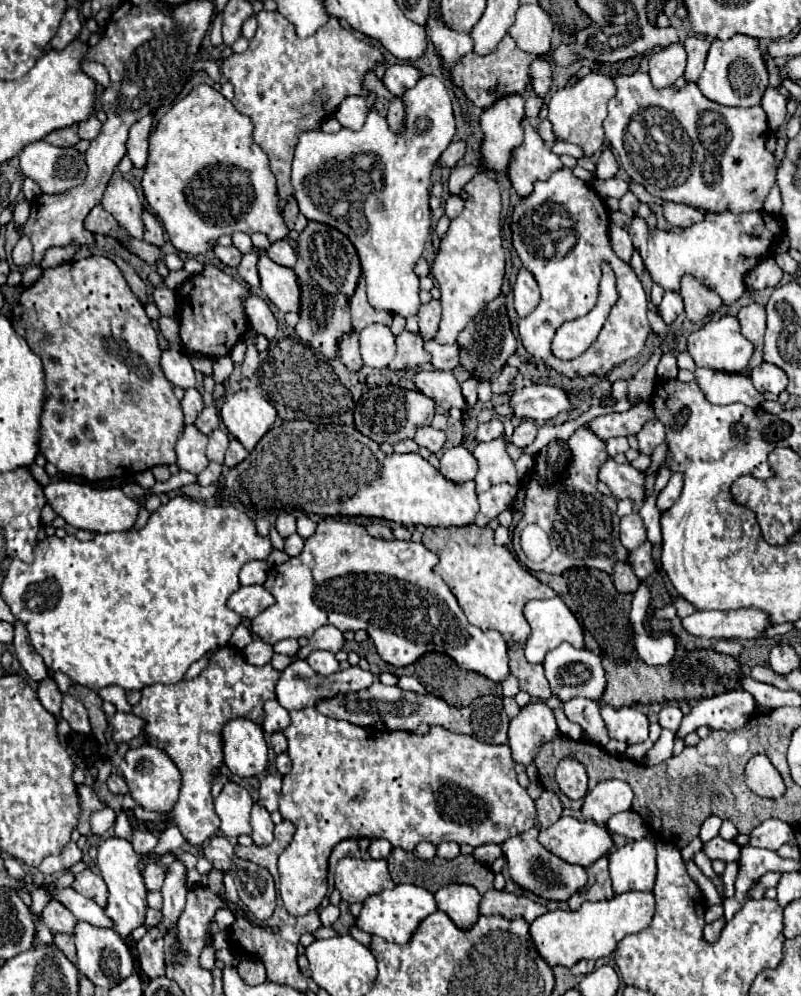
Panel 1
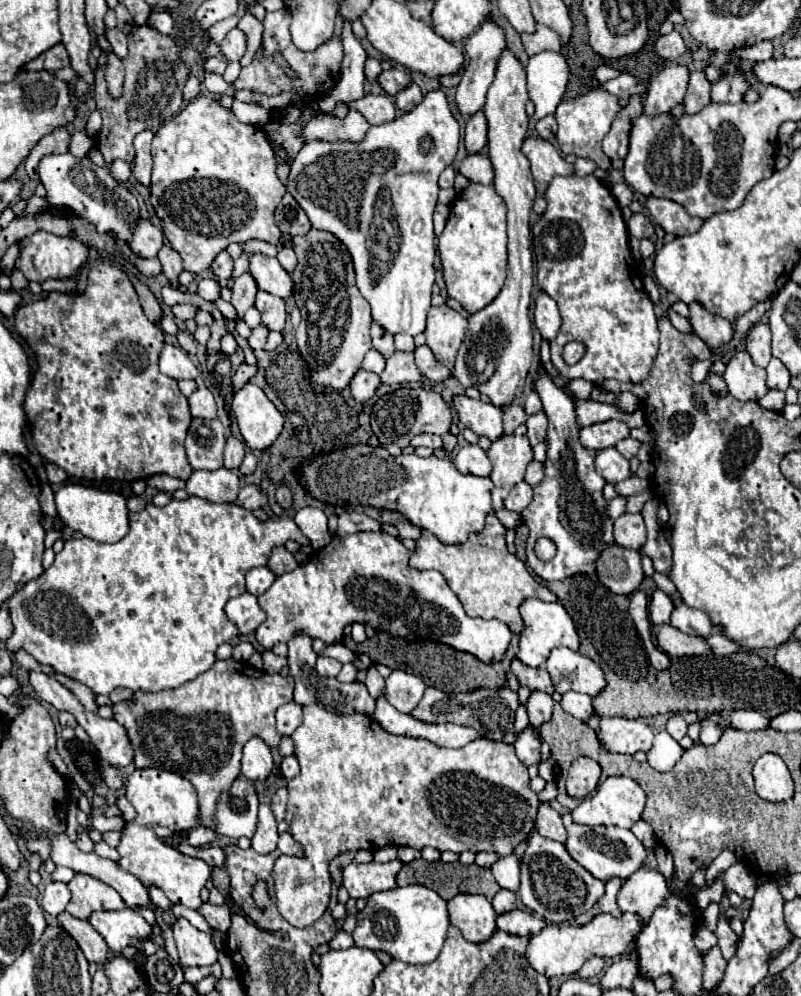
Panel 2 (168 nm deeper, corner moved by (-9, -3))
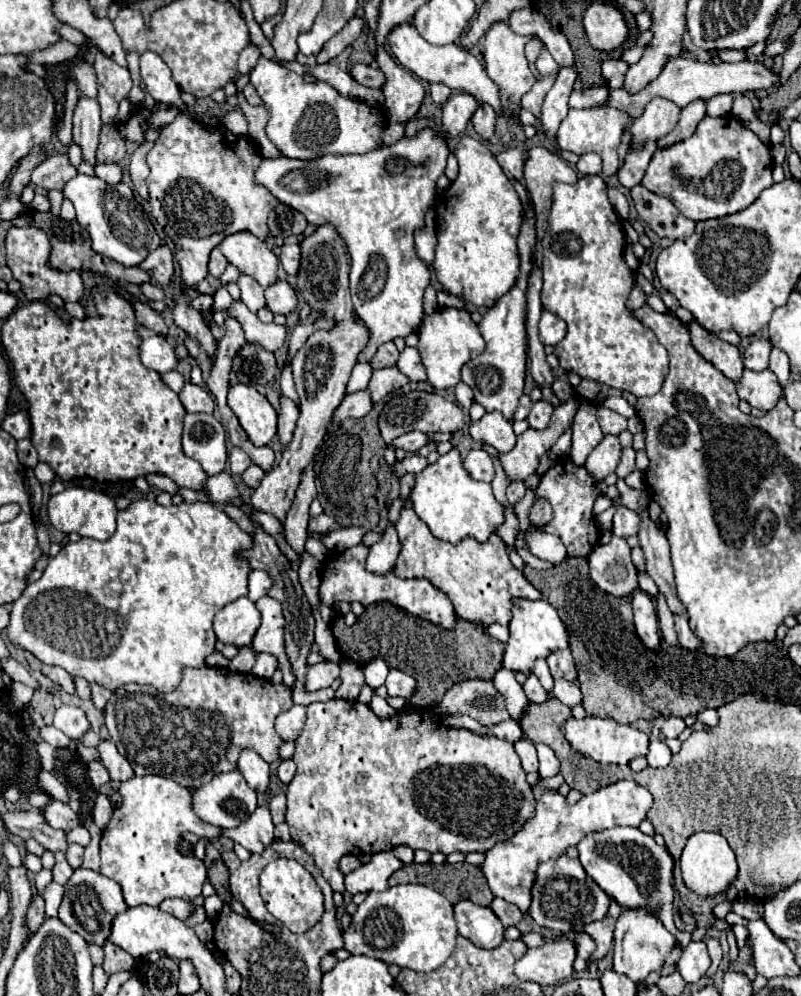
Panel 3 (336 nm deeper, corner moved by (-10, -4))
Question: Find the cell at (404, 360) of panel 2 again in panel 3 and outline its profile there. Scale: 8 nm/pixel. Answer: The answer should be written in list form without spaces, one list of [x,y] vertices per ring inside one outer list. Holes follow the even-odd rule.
[[[393,366],[393,368],[375,370],[375,372],[373,372],[373,378],[371,378],[369,386],[367,386],[367,390],[371,392],[373,402],[377,402],[377,400],[381,400],[383,396],[387,396],[389,392],[393,392],[393,390],[397,390],[397,388],[403,388],[403,386],[407,386],[407,384],[409,384],[409,378],[407,378],[397,366]]]

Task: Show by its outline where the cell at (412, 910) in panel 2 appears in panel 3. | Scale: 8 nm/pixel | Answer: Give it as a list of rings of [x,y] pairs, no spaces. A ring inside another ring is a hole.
[[[399,884],[387,888],[385,892],[369,892],[363,904],[359,904],[357,912],[353,914],[353,922],[349,930],[343,932],[343,938],[345,950],[349,954],[365,954],[383,960],[385,964],[397,964],[401,968],[411,968],[417,972],[431,972],[451,956],[455,946],[457,926],[453,920],[453,904],[433,888],[421,884]]]

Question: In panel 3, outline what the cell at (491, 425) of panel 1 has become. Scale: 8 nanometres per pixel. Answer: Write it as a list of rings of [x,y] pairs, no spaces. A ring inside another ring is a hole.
[[[521,396],[519,406],[517,406],[515,414],[513,414],[513,422],[515,422],[515,420],[525,420],[527,414],[529,414],[529,410],[531,410],[531,400],[529,400],[529,396]]]

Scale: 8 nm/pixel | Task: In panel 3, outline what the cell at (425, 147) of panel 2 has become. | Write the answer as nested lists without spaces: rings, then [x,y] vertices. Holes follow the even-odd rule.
[[[429,126],[417,130],[417,136],[403,136],[395,144],[381,144],[367,154],[325,154],[315,160],[293,160],[285,156],[265,158],[255,172],[255,182],[267,186],[279,202],[299,210],[313,226],[335,226],[337,234],[345,240],[351,256],[351,298],[357,316],[365,322],[371,334],[359,362],[369,362],[377,346],[395,340],[397,336],[407,338],[423,322],[423,292],[429,286],[431,270],[417,256],[415,232],[425,228],[425,214],[435,200],[435,182],[445,172],[449,152],[447,140]]]

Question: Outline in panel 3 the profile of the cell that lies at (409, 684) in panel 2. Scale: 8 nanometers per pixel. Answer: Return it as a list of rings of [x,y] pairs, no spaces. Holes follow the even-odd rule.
[[[391,670],[389,676],[387,676],[385,686],[387,686],[387,694],[389,694],[389,696],[405,698],[405,700],[407,700],[407,706],[405,706],[405,708],[411,708],[409,698],[411,698],[413,692],[417,690],[417,682],[415,682],[409,674],[405,674],[405,672],[401,672],[401,670]]]

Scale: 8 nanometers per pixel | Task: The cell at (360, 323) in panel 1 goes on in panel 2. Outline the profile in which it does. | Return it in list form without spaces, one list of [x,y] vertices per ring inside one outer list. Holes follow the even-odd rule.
[[[372,323],[372,347],[386,359],[394,353],[394,337],[388,335],[382,327],[376,327],[376,323]]]

